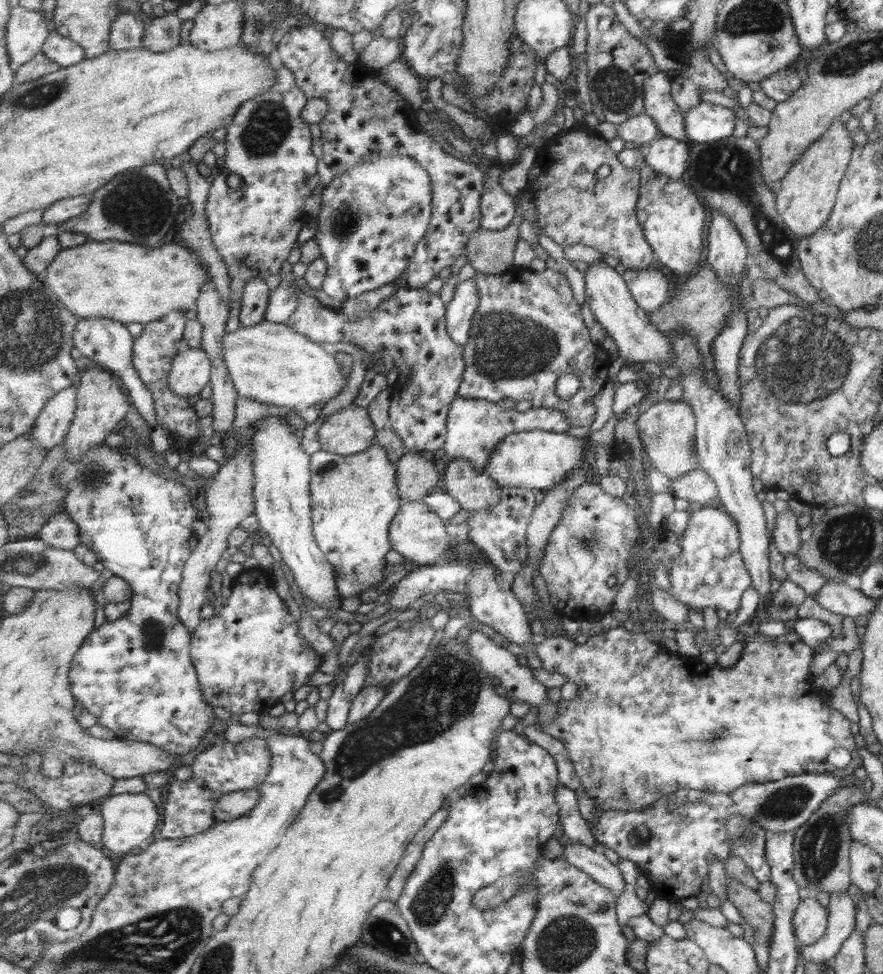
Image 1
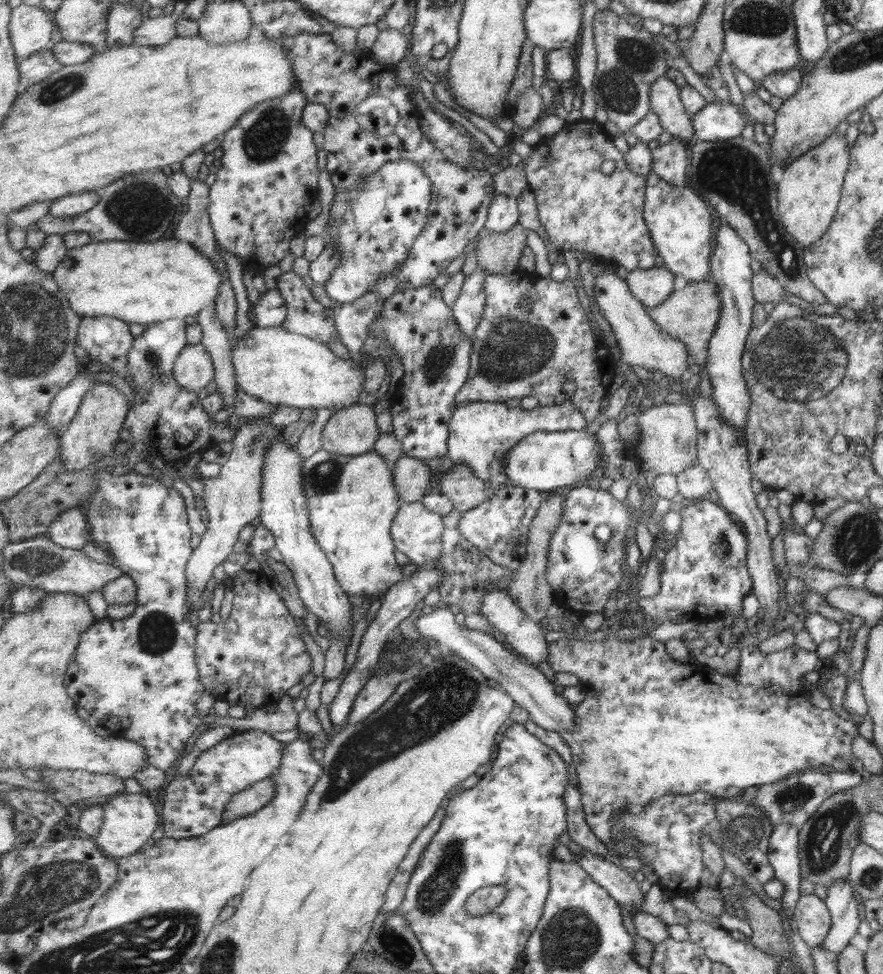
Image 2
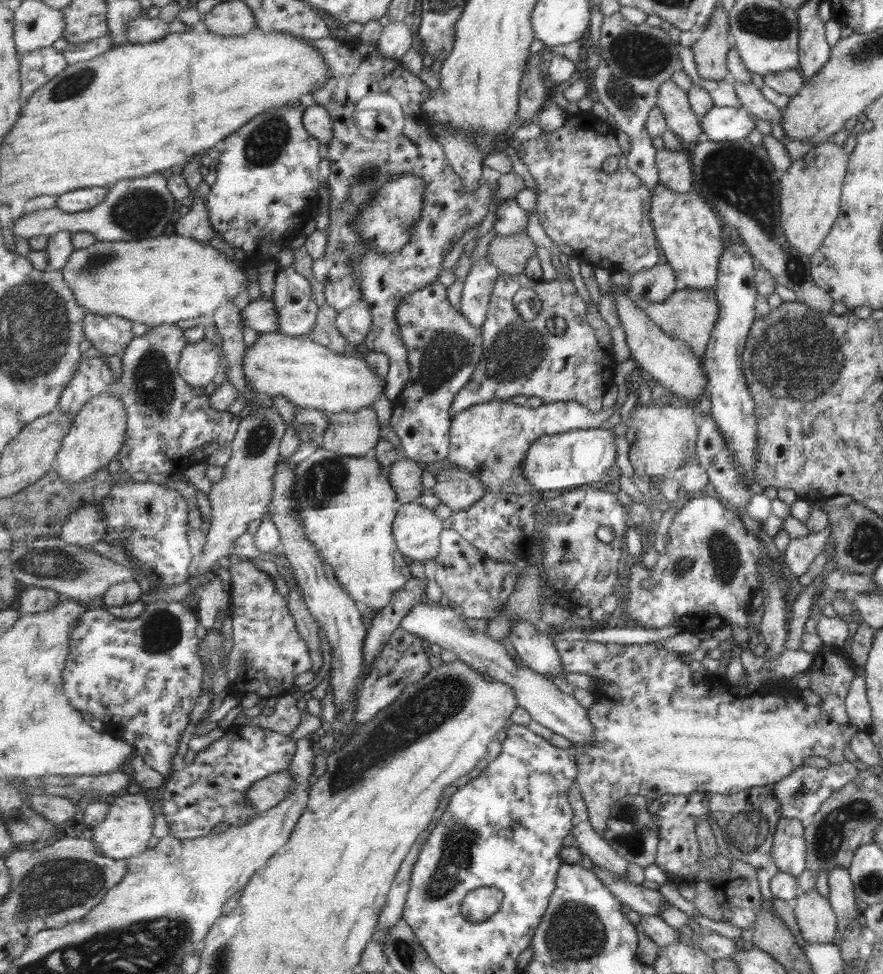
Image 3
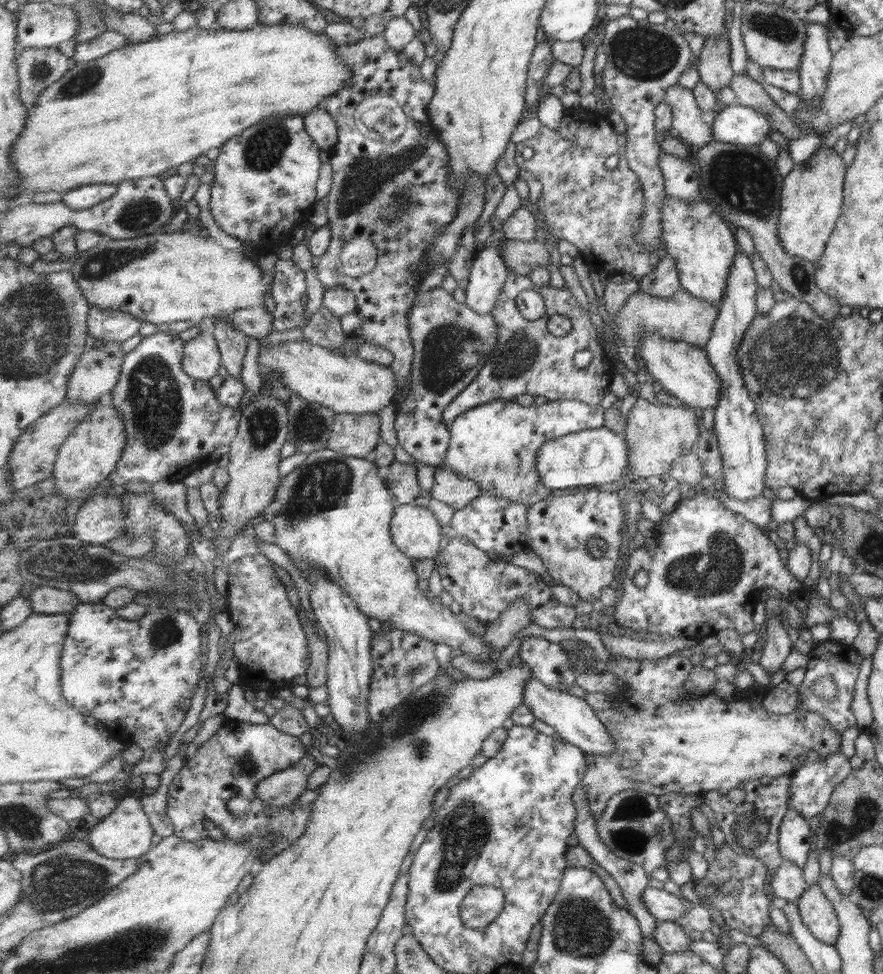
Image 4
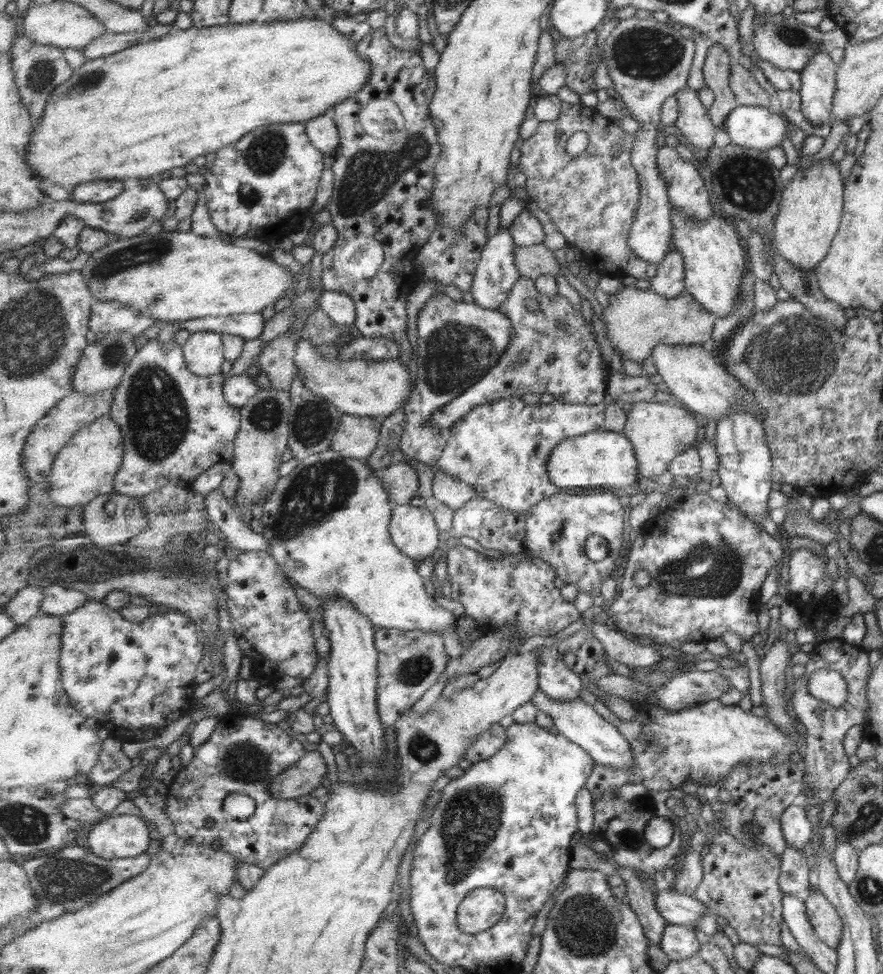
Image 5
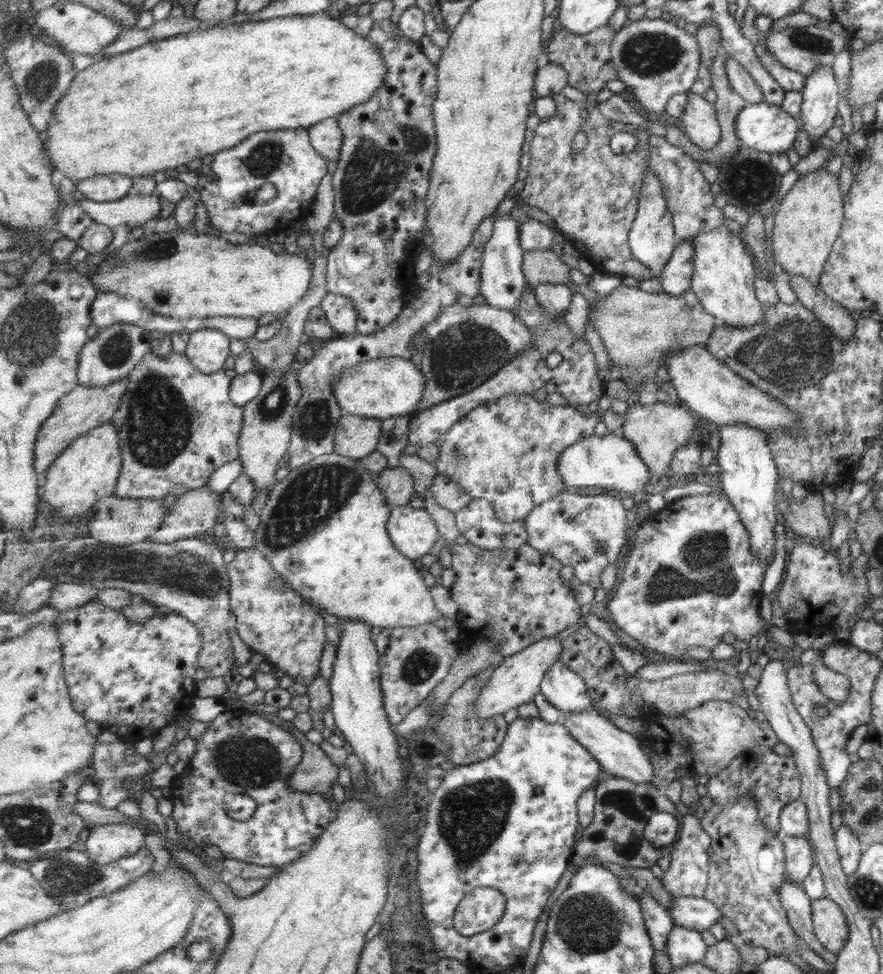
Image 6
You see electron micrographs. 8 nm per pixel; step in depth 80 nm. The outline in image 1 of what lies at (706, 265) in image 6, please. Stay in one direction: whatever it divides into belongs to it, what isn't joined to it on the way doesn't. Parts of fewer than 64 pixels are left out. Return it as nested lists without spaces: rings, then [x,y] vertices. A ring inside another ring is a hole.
[[[648,163],[639,168],[642,173],[641,198],[638,202],[638,219],[646,233],[647,242],[654,247],[658,260],[675,277],[687,278],[701,270],[705,256],[705,205],[703,200],[683,182],[664,177]]]

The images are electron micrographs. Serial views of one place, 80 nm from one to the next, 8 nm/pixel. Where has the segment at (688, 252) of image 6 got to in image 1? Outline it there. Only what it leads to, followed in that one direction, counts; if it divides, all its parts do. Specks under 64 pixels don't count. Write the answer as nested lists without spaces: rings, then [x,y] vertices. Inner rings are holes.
[[[628,269],[623,274],[630,286],[631,295],[647,313],[653,313],[664,307],[670,300],[673,276],[666,269],[659,270],[633,270]]]

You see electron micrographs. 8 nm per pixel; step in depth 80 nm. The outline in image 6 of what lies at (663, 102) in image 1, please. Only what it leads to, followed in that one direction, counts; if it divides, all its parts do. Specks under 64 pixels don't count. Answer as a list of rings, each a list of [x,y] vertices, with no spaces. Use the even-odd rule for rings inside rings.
[[[693,92],[688,94],[689,102],[685,105],[679,125],[698,147],[704,151],[714,149],[720,139],[715,107],[703,95]]]

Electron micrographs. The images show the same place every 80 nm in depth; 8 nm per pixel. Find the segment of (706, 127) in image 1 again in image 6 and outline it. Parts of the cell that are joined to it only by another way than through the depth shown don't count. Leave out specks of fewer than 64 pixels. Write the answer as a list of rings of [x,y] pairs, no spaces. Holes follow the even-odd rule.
[[[765,102],[747,104],[734,118],[734,129],[741,146],[766,153],[786,152],[792,144],[800,122]]]

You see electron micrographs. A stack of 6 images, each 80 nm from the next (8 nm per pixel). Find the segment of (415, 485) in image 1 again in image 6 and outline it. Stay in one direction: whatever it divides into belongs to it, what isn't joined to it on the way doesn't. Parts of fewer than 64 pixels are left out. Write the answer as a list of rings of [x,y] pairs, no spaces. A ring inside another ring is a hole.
[[[403,467],[381,471],[377,475],[377,483],[391,507],[409,504],[415,492],[415,480]]]

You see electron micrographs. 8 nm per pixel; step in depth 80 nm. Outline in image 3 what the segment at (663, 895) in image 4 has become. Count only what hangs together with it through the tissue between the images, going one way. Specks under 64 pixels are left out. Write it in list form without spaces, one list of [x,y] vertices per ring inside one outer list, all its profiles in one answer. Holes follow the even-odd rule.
[[[593,864],[592,870],[601,882],[618,898],[619,903],[628,905],[639,916],[661,916],[670,906],[658,890],[645,888],[629,879],[621,878],[606,868]]]

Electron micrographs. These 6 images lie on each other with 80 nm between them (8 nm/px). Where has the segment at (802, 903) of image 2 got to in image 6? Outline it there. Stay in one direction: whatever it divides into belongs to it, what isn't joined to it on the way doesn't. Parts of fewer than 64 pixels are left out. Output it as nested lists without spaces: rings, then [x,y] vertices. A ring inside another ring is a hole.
[[[827,897],[812,900],[810,904],[813,934],[825,950],[836,955],[848,935],[843,913]]]

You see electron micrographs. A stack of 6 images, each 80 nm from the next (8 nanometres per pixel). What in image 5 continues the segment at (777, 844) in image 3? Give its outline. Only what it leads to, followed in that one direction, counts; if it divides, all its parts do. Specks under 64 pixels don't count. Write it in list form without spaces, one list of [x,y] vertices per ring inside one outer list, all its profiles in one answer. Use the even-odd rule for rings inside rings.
[[[790,805],[785,808],[780,817],[780,830],[783,841],[791,849],[807,850],[811,842],[812,826],[803,807]]]

